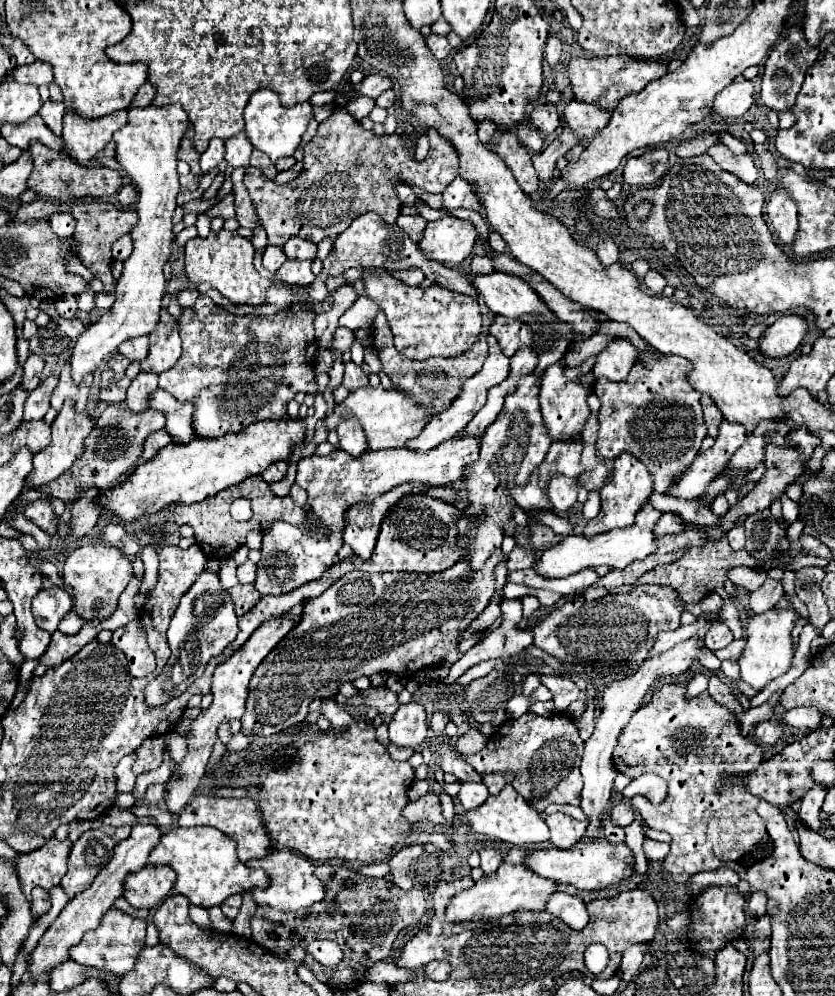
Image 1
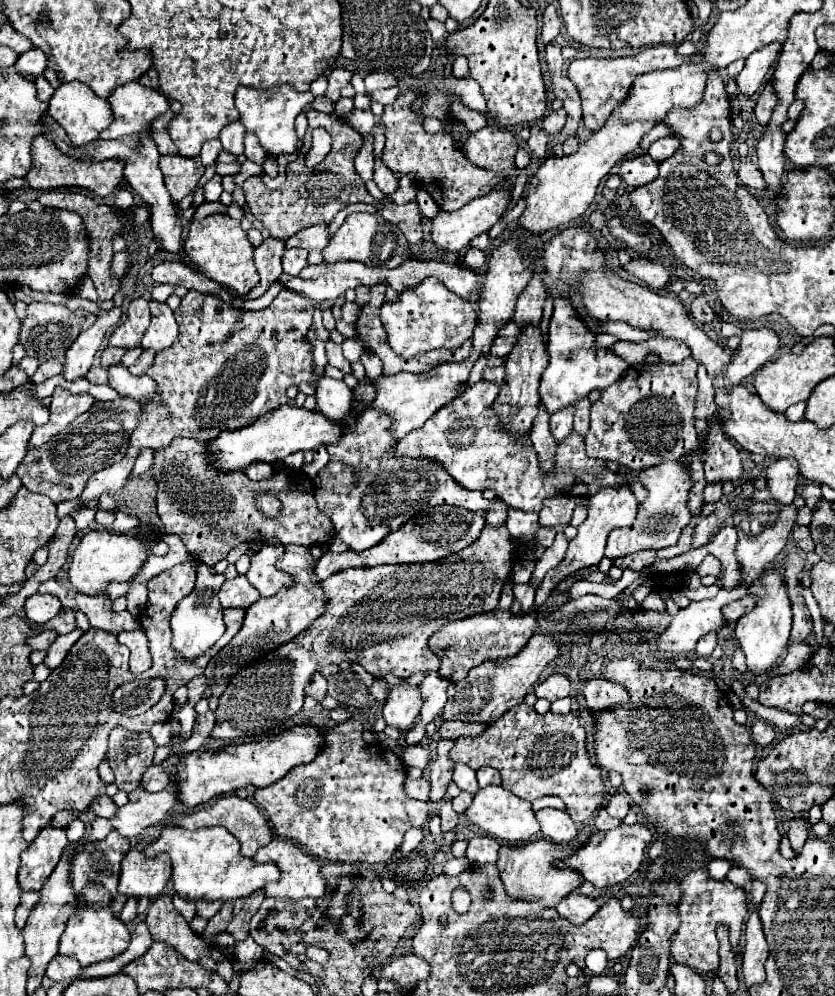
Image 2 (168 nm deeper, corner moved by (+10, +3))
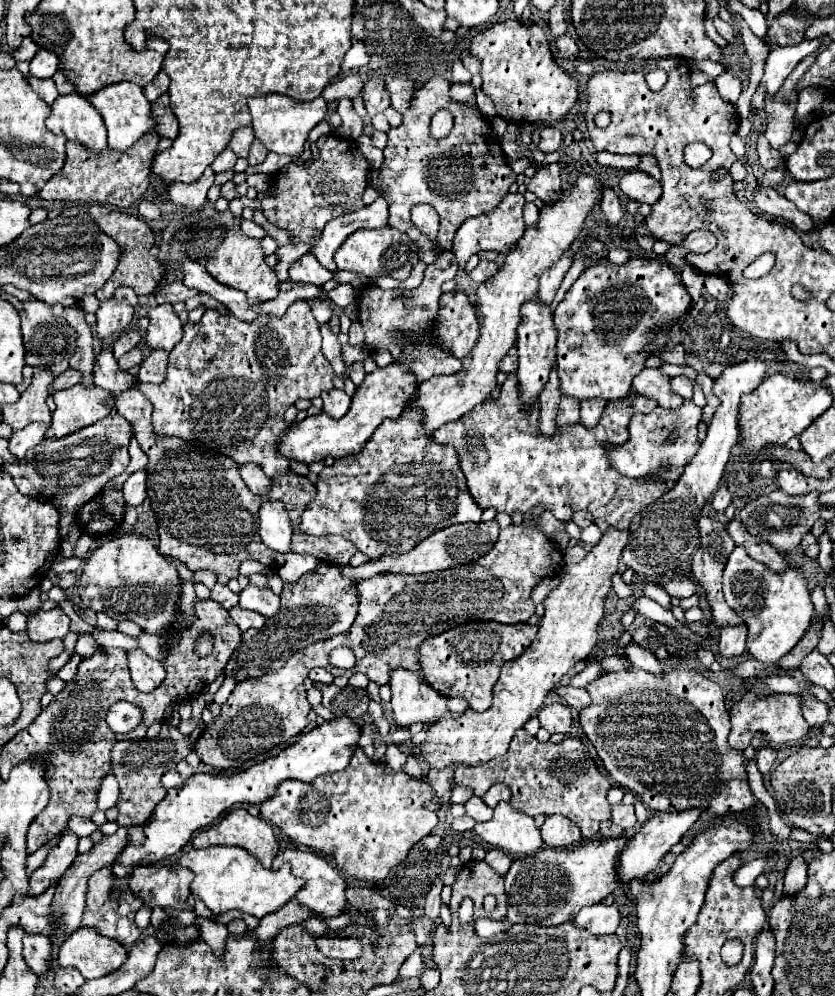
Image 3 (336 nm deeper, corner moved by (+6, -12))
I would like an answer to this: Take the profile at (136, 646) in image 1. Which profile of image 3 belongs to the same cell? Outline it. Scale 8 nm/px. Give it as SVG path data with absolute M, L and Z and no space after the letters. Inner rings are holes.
M135 648L127 652L129 658L129 670L131 670L131 678L137 690L141 692L151 692L155 690L163 678L165 678L165 668L161 666L159 660L149 658L143 650Z

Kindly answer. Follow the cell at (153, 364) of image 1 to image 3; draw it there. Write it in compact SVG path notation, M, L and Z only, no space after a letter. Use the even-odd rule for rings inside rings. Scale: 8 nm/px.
M159 304L149 312L149 328L147 328L147 346L151 350L171 352L175 344L183 338L183 324L173 312L171 304Z

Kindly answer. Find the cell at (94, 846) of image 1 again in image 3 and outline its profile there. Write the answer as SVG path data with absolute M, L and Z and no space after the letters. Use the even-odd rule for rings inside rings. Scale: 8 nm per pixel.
M111 864L103 866L99 872L95 872L89 880L89 888L87 888L87 906L85 906L85 914L83 914L83 922L81 926L93 926L97 928L101 934L115 938L119 944L123 946L131 946L141 938L139 928L135 926L135 912L143 906L143 902L135 896L131 896L129 890L129 878L117 878L111 872Z

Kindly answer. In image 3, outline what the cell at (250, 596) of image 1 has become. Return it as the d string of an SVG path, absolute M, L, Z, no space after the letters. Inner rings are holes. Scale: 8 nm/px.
M233 606L229 610L229 616L235 620L235 624L241 628L241 632L245 632L247 628L261 628L265 624L265 618L259 612L245 610L241 606Z

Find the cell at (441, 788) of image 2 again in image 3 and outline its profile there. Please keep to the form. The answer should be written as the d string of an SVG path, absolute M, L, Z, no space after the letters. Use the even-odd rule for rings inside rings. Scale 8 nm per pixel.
M455 786L453 790L451 790L451 804L465 804L469 798L473 796L473 790L469 790L469 788L463 788L463 786Z

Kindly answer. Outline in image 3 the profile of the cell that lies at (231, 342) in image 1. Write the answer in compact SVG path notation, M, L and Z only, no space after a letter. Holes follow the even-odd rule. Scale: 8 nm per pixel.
M295 302L281 318L271 318L271 316L261 316L257 318L255 322L247 324L235 316L223 316L215 310L207 310L203 314L203 318L199 322L187 322L183 326L183 338L181 342L169 352L169 366L167 366L167 376L161 384L141 384L137 382L135 388L139 388L153 404L153 432L157 436L177 436L185 442L191 442L191 444L203 444L205 448L209 450L215 450L223 456L229 456L233 462L237 464L247 464L247 462L255 462L263 468L263 472L273 478L275 474L283 474L283 472L289 472L291 466L289 466L289 460L283 460L283 456L279 456L279 452L275 452L275 440L279 438L279 432L283 432L283 428L287 428L287 422L283 420L283 414L285 410L299 398L315 398L315 396L321 396L323 392L329 392L333 388L333 378L335 378L335 372L331 368L331 364L327 364L323 352L321 352L321 332L319 332L319 324L317 320L313 318L313 312L309 308L307 302Z

